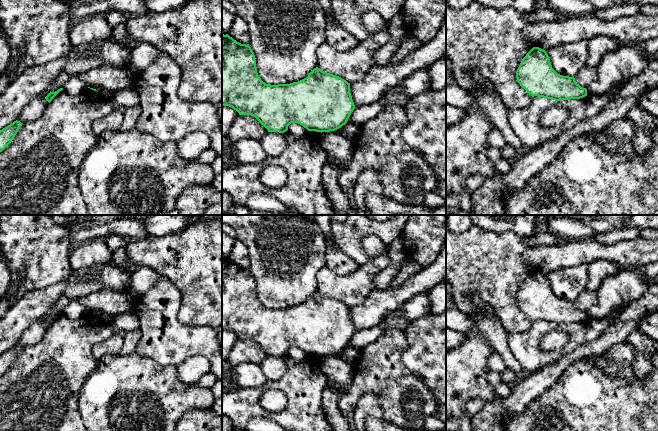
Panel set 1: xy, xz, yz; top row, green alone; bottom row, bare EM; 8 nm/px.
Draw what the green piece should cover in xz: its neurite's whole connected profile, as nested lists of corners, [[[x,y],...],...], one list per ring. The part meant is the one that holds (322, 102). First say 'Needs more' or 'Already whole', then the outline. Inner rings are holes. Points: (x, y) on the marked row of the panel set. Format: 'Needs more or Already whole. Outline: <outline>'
Already whole. Outline: [[[222,34],[222,106],[232,107],[239,115],[251,115],[268,132],[279,133],[286,132],[291,123],[298,123],[308,131],[335,131],[347,123],[355,109],[350,83],[318,67],[298,82],[266,84],[257,73],[255,55],[249,44],[241,44],[228,34]]]

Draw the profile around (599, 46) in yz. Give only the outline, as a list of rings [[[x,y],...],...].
[[[593,37],[588,41],[590,53],[586,65],[591,67],[598,65],[604,55],[616,50],[619,45],[619,41],[611,37]]]

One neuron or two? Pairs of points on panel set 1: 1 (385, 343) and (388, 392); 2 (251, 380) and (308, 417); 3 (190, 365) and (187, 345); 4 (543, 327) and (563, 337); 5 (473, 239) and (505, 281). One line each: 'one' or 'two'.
1: one
2: two
3: two
4: two
5: one

